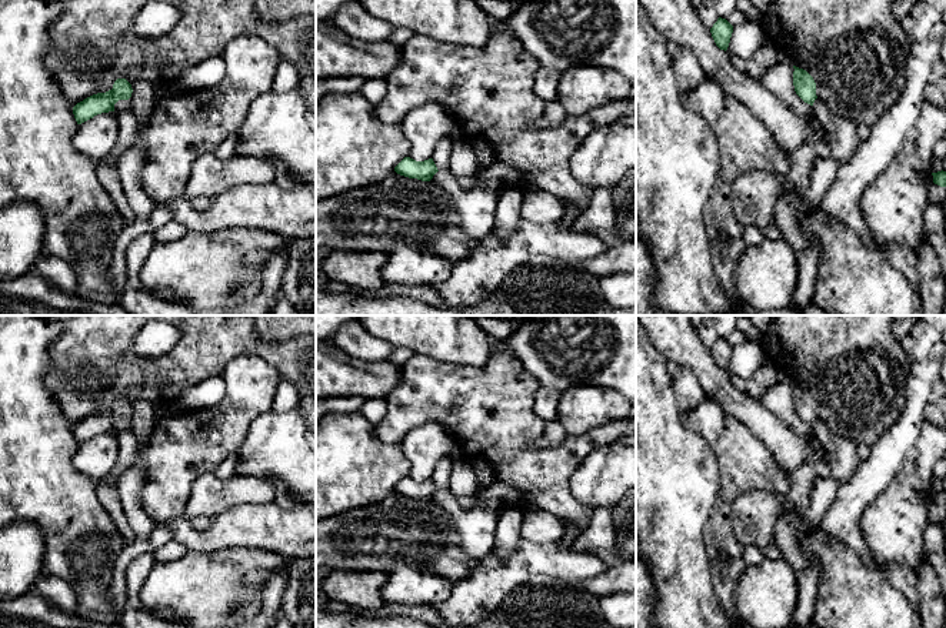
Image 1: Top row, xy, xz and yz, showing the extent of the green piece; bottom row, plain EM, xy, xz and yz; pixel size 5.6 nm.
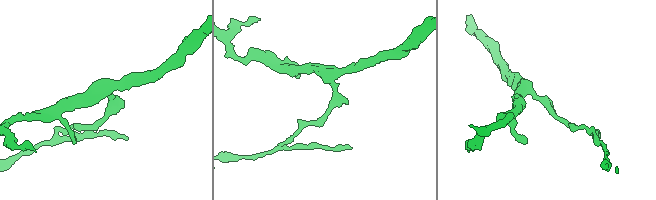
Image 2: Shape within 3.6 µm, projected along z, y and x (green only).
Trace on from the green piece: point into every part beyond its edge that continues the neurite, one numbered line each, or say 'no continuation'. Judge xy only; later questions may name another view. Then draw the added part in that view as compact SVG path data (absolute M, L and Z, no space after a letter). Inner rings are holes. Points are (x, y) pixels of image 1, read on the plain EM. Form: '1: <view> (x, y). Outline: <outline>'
no continuation

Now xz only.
no continuation

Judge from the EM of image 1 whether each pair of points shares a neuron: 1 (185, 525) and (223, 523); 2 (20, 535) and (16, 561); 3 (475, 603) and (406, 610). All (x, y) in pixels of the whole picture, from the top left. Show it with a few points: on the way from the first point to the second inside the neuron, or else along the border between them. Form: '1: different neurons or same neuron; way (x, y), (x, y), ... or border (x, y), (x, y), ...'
1: same neuron; way (195, 534), (213, 533)
2: same neuron; way (20, 541), (16, 555)
3: different neurons; border (430, 604), (439, 613)

